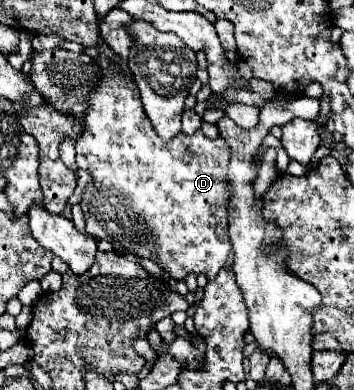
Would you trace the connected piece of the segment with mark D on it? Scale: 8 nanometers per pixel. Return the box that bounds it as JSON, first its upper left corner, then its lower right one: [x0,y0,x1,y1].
[76,54,232,280]

